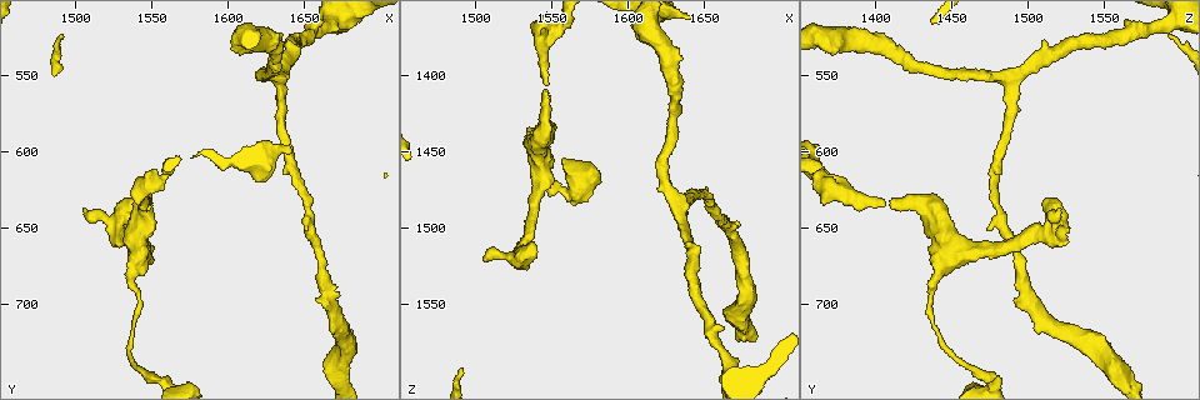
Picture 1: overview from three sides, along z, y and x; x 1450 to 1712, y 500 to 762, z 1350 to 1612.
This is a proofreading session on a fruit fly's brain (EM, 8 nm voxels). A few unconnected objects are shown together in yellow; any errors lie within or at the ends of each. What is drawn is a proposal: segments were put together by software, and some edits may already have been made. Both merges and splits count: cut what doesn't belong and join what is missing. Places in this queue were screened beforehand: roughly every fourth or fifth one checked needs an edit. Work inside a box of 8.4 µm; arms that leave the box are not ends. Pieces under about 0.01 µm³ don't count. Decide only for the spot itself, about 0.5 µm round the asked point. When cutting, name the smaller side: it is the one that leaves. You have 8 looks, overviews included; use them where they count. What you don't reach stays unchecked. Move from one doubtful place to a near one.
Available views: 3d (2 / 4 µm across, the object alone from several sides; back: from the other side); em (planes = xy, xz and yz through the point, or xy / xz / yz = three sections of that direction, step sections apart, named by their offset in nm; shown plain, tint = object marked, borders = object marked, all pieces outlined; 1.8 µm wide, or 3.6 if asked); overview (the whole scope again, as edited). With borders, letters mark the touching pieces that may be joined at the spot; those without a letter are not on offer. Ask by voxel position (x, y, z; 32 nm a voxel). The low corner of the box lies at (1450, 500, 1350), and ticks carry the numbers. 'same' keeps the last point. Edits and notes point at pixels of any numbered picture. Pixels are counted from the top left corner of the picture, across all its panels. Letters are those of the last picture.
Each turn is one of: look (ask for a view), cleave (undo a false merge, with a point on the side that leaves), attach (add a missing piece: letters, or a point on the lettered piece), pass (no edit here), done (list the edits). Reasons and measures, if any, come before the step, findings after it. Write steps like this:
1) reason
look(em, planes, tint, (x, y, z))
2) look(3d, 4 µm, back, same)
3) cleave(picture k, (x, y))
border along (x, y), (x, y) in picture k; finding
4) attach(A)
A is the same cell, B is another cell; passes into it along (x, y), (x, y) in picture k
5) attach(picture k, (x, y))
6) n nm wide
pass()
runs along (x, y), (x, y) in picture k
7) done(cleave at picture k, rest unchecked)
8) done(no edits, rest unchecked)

look(em, yz, step 16, tint, (1526, 658, 1526))

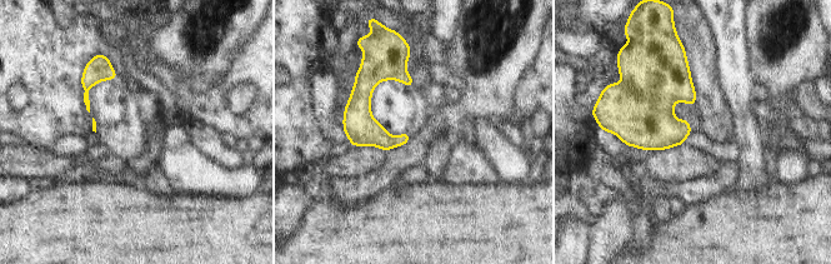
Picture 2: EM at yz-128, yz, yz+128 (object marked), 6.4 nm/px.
cut it another way
look(em, planes, borders, same)

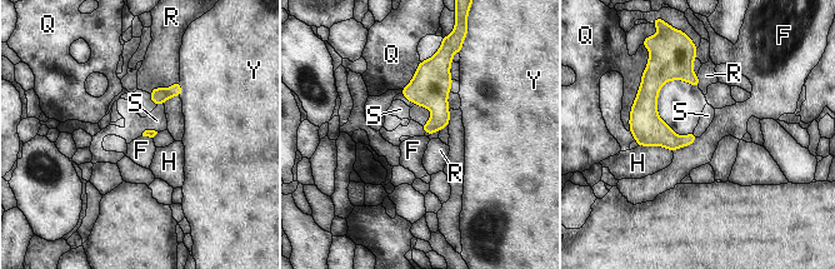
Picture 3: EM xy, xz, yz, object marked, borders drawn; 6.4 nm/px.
attach(S)
S is the same cell, F, H, Q, R and Y are other cells; it goes on there

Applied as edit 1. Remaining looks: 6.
thick turns thin
look(em, planes, borders, (1552, 750, 1472))

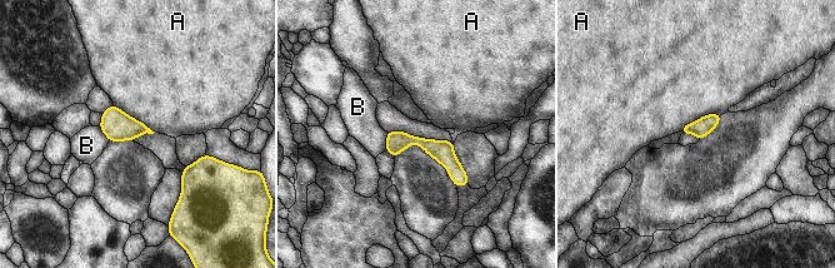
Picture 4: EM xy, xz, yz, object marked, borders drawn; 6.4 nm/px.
120 nm wide
pass()
A and B are other cells; continuous, no second neuron

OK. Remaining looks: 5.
done(attach at picture 3, rest unchecked)

